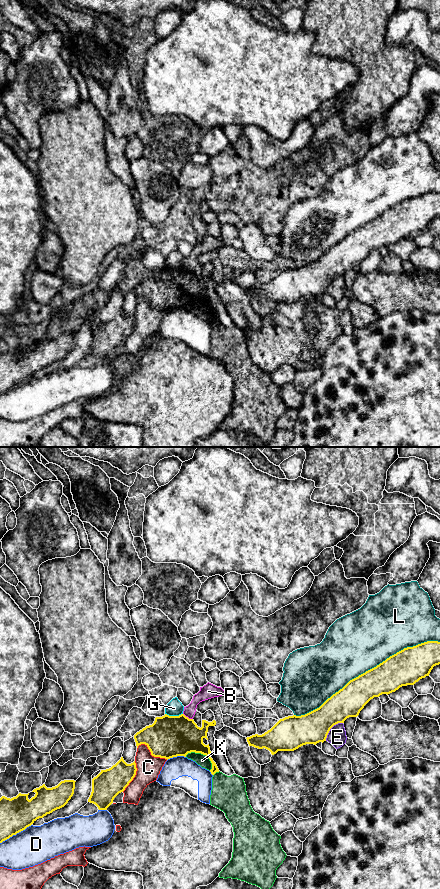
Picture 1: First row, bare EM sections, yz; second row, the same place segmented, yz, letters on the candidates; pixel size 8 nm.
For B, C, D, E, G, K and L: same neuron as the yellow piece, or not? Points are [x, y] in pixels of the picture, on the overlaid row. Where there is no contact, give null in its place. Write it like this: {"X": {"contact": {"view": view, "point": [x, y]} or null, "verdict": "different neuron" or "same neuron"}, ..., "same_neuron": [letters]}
{"B": {"contact": {"view": "yz", "point": [187, 717]}, "verdict": "different neuron"}, "C": {"contact": {"view": "yz", "point": [151, 754]}, "verdict": "different neuron"}, "D": {"contact": {"view": "yz", "point": [15, 834]}, "verdict": "different neuron"}, "E": {"contact": {"view": "yz", "point": [330, 728]}, "verdict": "different neuron"}, "G": {"contact": {"view": "yz", "point": [174, 716]}, "verdict": "different neuron"}, "K": {"contact": {"view": "yz", "point": [202, 753]}, "verdict": "different neuron"}, "L": {"contact": {"view": "yz", "point": [366, 671]}, "verdict": "different neuron"}, "same_neuron": []}

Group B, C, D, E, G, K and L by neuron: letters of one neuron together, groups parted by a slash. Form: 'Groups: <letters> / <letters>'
Groups: B / C / D / E / G / K / L

